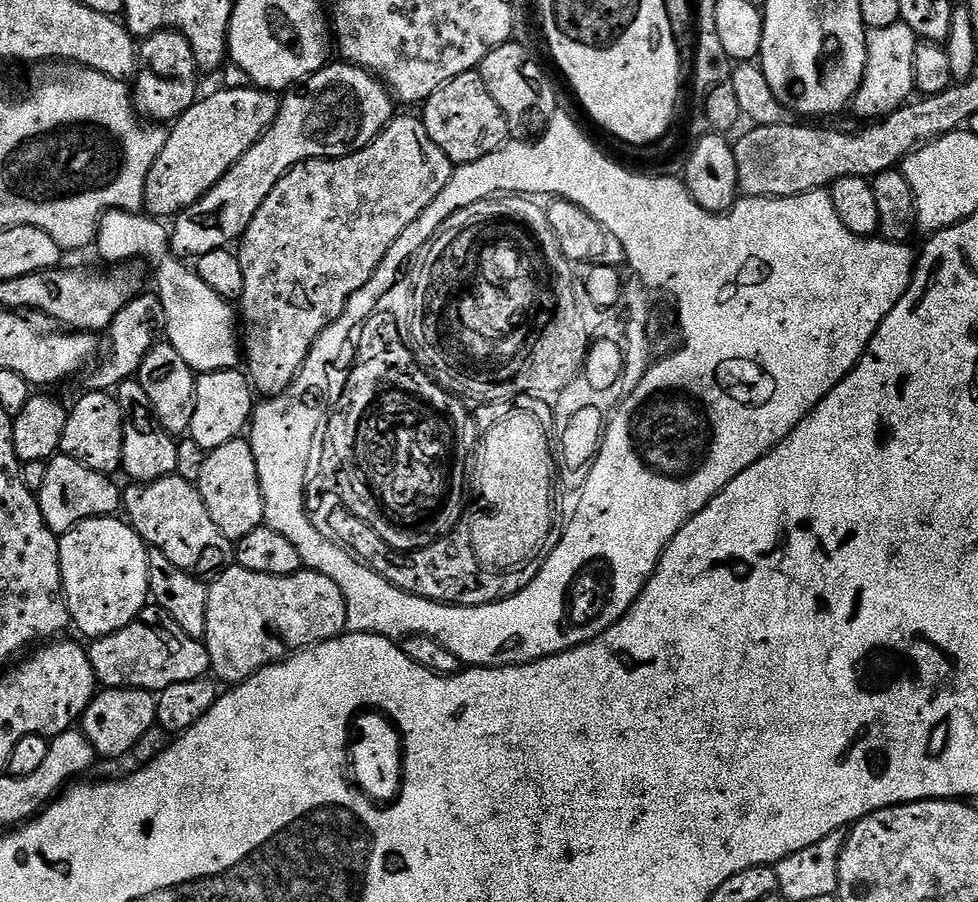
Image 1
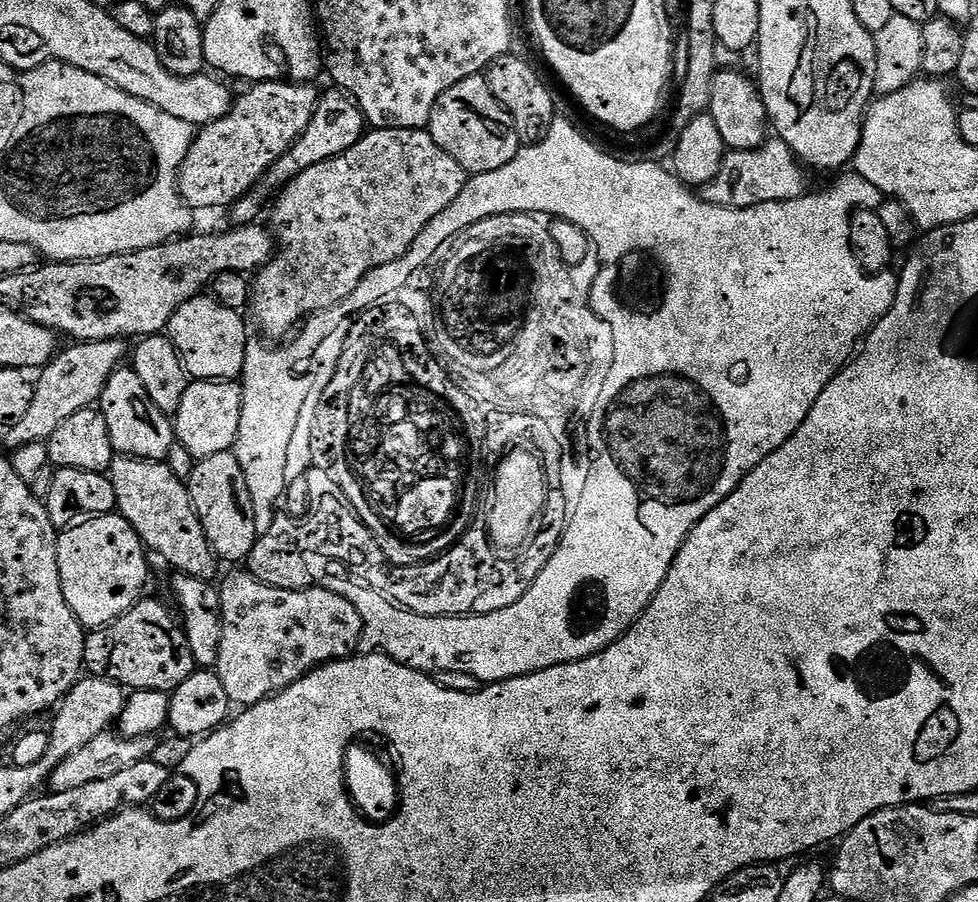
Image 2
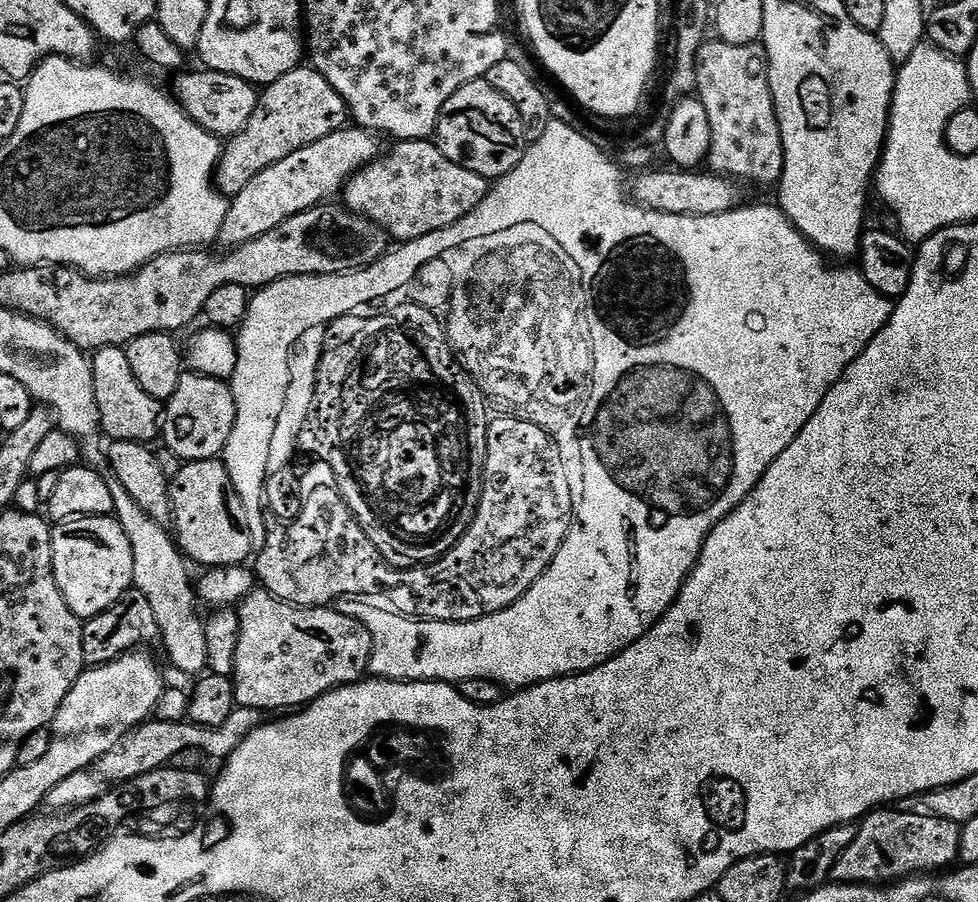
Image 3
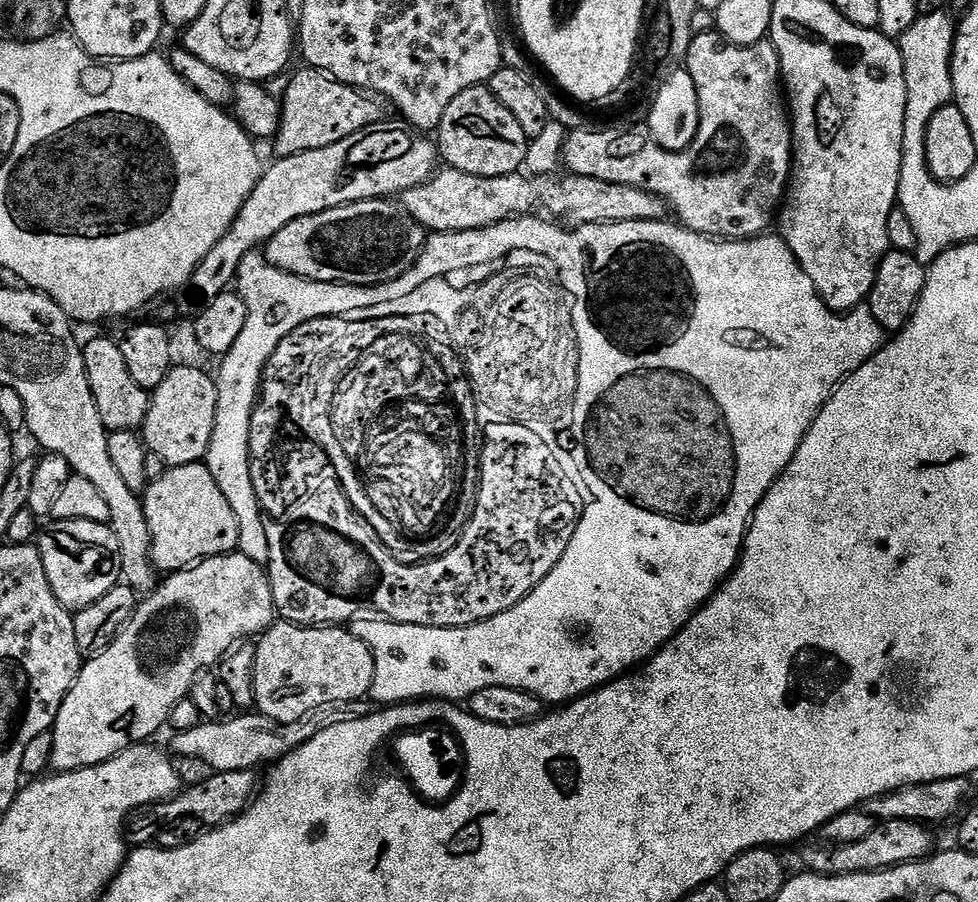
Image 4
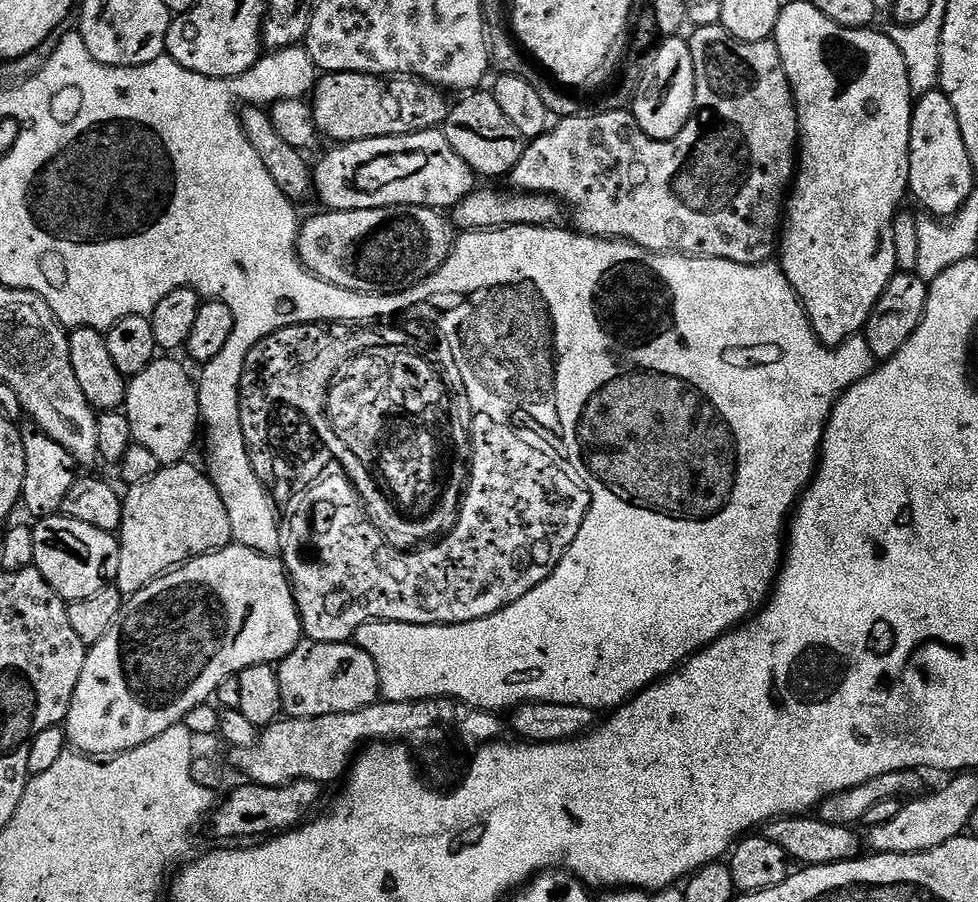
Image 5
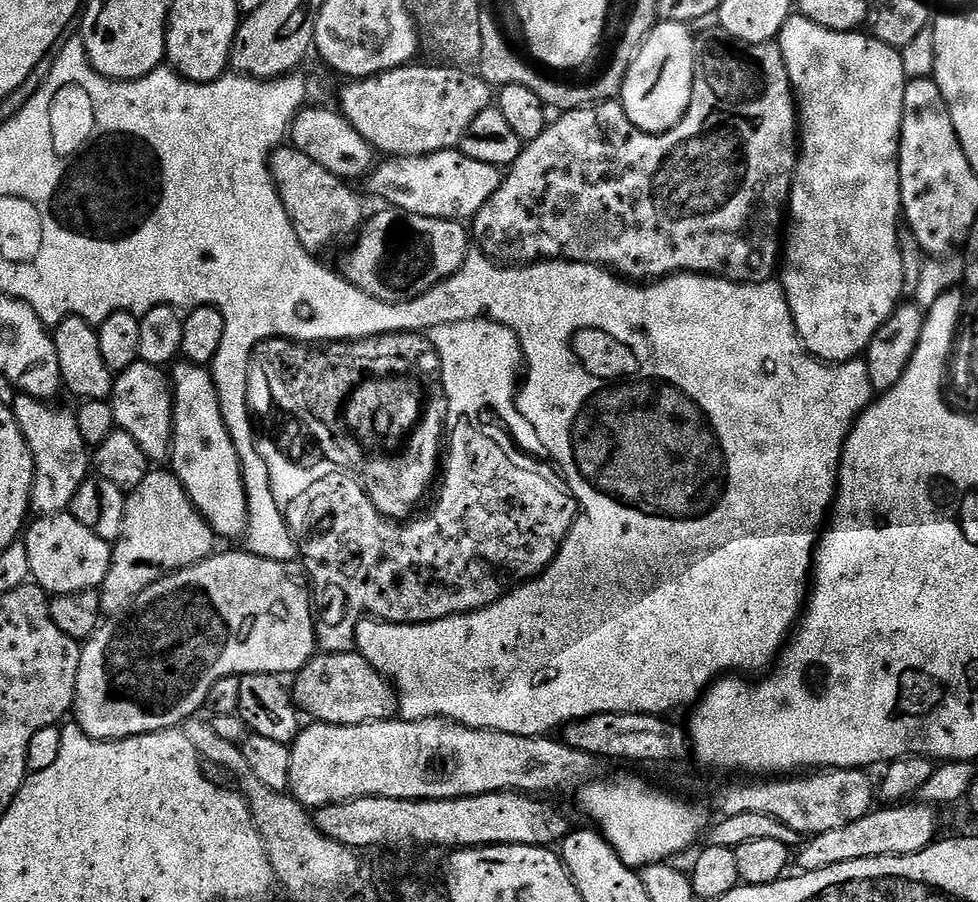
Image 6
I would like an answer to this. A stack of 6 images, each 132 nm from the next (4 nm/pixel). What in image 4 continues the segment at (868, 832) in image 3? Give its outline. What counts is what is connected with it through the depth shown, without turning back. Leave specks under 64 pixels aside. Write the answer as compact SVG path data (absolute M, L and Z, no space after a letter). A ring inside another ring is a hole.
M885 820L877 823L876 829L869 834L868 837L862 838L862 842L854 842L853 844L838 844L831 849L832 853L828 853L827 847L824 848L808 848L804 852L804 864L809 873L827 874L830 876L845 876L851 872L878 872L882 868L895 868L898 864L911 864L914 860L923 860L933 855L932 836L927 827L914 822L906 822L905 820Z

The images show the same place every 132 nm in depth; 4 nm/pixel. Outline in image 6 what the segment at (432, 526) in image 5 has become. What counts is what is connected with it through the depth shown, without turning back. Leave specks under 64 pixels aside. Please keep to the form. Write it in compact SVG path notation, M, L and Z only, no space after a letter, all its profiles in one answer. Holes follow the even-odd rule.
M431 375L427 377L426 386L428 392L426 388L426 399L423 401L423 411L426 417L424 424L420 427L420 432L415 431L410 437L412 456L384 456L381 460L376 460L368 455L362 464L366 467L363 473L371 488L370 498L374 506L385 518L397 522L407 521L408 515L421 507L419 499L424 488L434 486L431 479L434 474L437 448L435 435L439 433L440 423L444 419L445 403L439 383Z

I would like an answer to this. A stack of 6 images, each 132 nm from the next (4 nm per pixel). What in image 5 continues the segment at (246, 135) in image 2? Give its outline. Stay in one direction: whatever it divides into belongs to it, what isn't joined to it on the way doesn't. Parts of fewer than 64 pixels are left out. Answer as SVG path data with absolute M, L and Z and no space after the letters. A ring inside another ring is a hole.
M329 72L317 79L310 96L310 107L316 131L326 141L336 140L337 145L353 144L366 138L386 138L405 136L415 132L425 132L440 128L448 117L449 101L444 101L445 93L435 84L426 84L415 78L385 78L361 72Z

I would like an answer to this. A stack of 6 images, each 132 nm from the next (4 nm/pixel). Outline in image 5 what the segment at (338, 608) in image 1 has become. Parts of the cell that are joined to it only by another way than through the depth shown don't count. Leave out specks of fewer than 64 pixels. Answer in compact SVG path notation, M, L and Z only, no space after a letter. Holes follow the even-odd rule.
M304 638L276 668L280 706L289 717L314 718L322 714L350 714L381 699L374 658L355 642L331 644Z

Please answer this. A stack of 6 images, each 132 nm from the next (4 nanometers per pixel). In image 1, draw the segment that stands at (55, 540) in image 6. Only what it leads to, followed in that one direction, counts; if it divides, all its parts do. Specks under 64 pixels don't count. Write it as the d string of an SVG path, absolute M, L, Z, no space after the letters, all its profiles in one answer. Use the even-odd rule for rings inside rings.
M100 516L96 520L84 520L77 528L71 528L70 531L63 533L59 537L60 541L60 569L62 570L62 582L64 583L64 597L68 603L68 615L71 623L76 624L76 628L87 638L97 636L109 636L118 630L122 630L130 622L134 622L140 615L140 611L149 603L150 593L148 591L148 550L149 547L144 543L144 539L132 529L131 524L116 516Z

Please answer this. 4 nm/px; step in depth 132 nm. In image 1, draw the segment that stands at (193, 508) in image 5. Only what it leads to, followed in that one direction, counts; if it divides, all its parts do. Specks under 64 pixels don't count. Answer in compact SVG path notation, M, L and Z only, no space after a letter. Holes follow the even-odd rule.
M237 438L208 452L202 466L202 478L198 485L202 502L210 510L210 518L226 534L230 541L241 540L264 524L264 499L258 482L258 462L254 462L254 450L247 439Z

